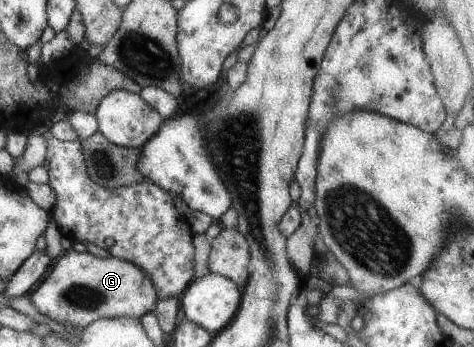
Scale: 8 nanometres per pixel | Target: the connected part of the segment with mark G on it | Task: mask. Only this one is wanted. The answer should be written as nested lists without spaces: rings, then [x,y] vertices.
[[[75,247],[63,251],[47,270],[41,282],[33,289],[28,297],[33,306],[46,317],[53,325],[71,325],[76,329],[84,329],[97,319],[112,319],[131,317],[139,319],[146,312],[154,310],[158,296],[154,284],[147,275],[133,263],[118,259],[117,257],[101,258]]]

